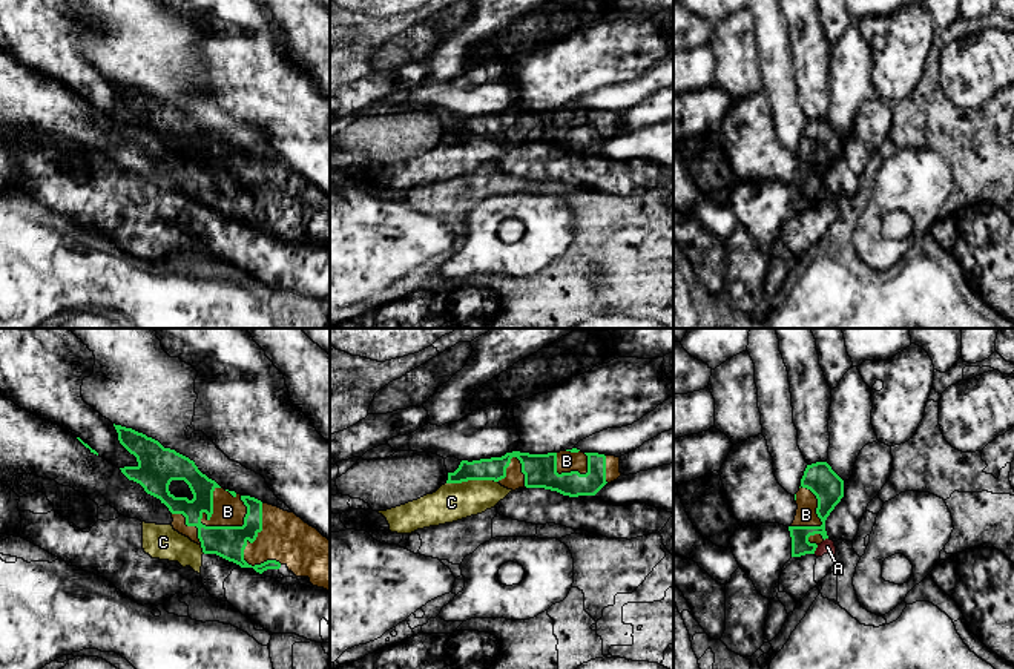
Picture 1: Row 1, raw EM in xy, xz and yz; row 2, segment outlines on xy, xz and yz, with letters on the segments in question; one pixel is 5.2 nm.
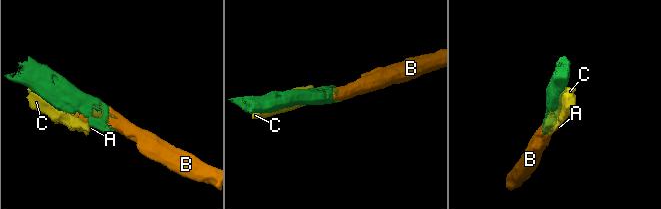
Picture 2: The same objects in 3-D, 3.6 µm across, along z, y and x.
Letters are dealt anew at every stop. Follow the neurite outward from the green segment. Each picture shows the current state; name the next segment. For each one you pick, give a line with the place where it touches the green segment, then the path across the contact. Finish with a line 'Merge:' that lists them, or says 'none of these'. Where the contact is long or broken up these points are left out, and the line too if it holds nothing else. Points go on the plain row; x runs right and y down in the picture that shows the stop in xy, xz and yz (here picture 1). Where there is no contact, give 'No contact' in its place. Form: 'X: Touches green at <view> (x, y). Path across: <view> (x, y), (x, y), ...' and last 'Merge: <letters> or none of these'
B: Touches green at xy (200, 177)
Merge: B

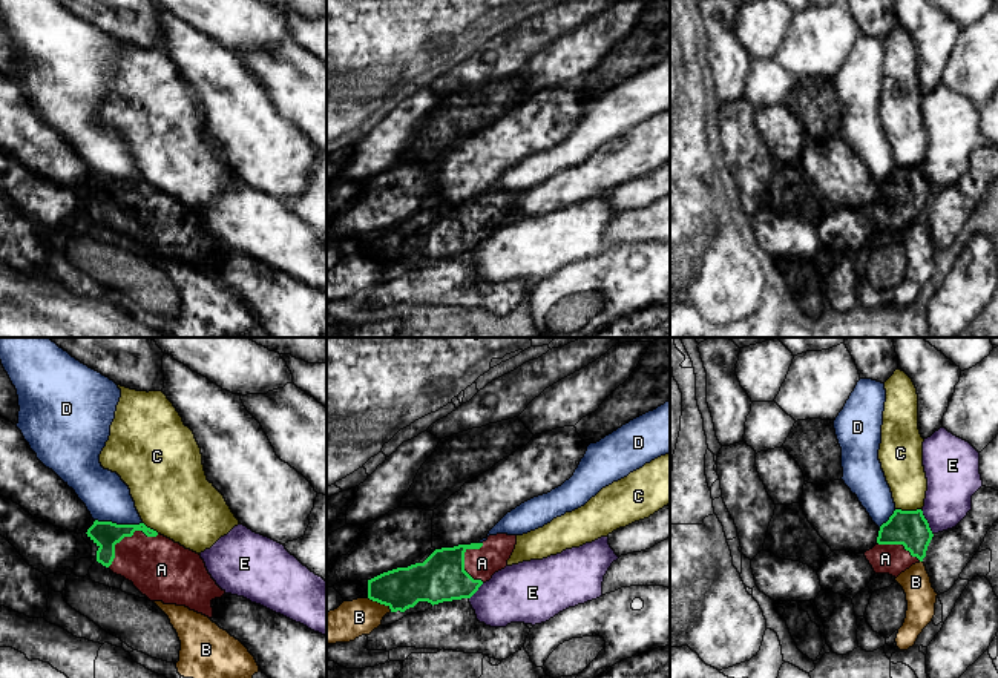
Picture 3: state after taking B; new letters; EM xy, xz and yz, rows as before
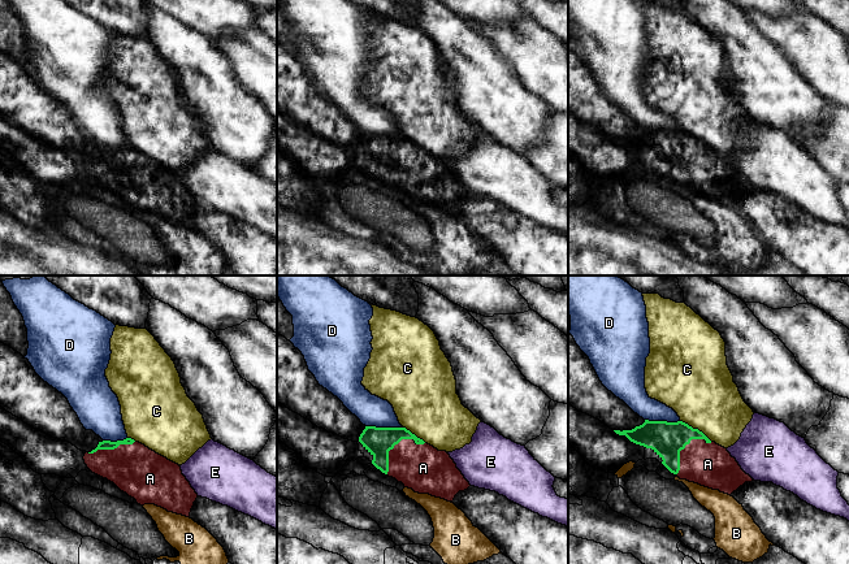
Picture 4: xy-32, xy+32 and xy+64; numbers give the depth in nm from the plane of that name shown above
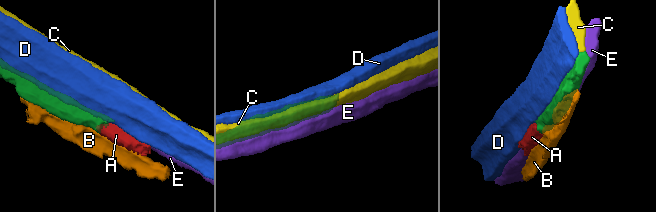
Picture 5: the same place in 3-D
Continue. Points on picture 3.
A: Touches green at xy (126, 192). Path across: xy (106, 190), (126, 192), (158, 224)
Merge: A

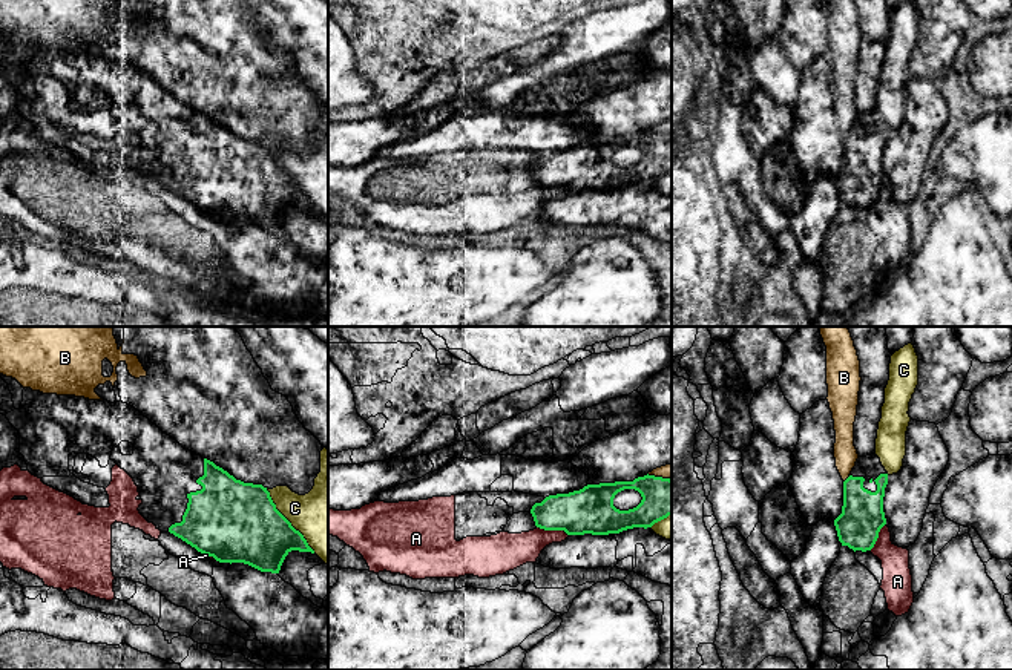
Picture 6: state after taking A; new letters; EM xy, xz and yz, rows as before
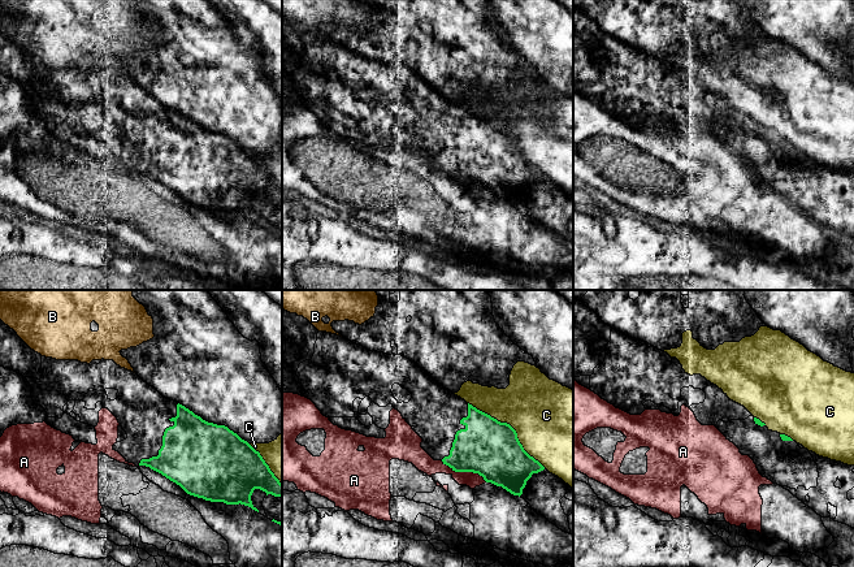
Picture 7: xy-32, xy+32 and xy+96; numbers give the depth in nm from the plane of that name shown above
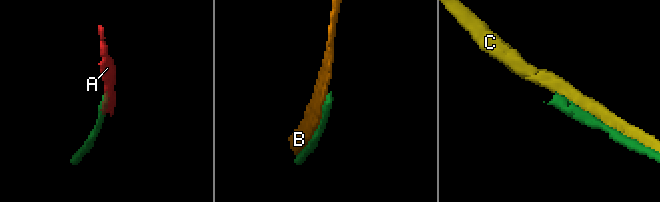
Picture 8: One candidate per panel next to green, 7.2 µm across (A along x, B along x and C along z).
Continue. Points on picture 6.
Merge: none of these

